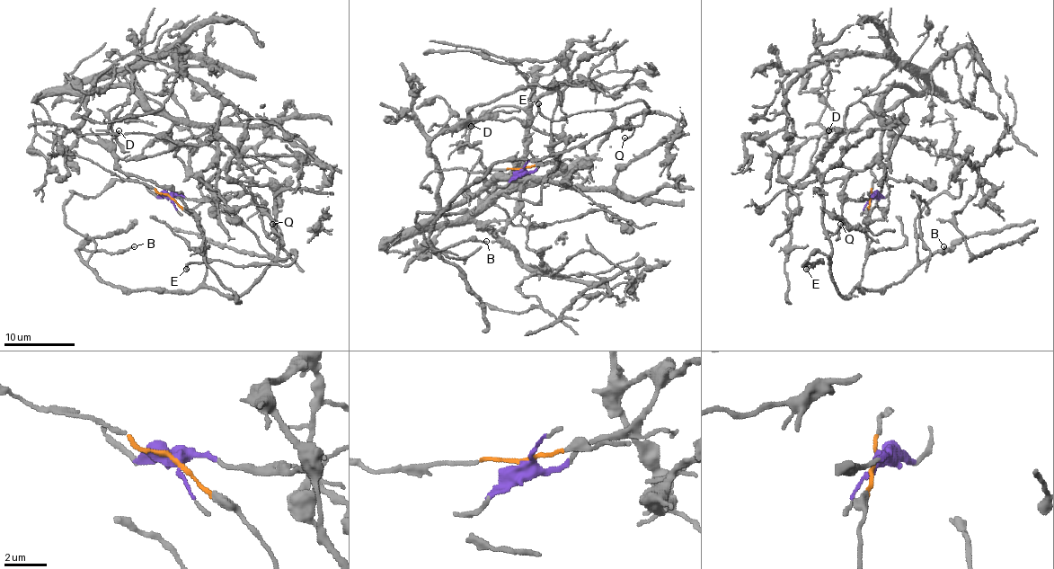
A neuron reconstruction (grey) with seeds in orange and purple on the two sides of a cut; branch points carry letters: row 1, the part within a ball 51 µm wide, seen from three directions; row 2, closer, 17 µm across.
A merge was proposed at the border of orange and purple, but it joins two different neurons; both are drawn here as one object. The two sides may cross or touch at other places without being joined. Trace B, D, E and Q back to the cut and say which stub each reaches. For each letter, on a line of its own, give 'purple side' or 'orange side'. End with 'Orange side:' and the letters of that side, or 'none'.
B: orange side
D: purple side
E: orange side
Q: orange side
Orange side: B, E, Q

